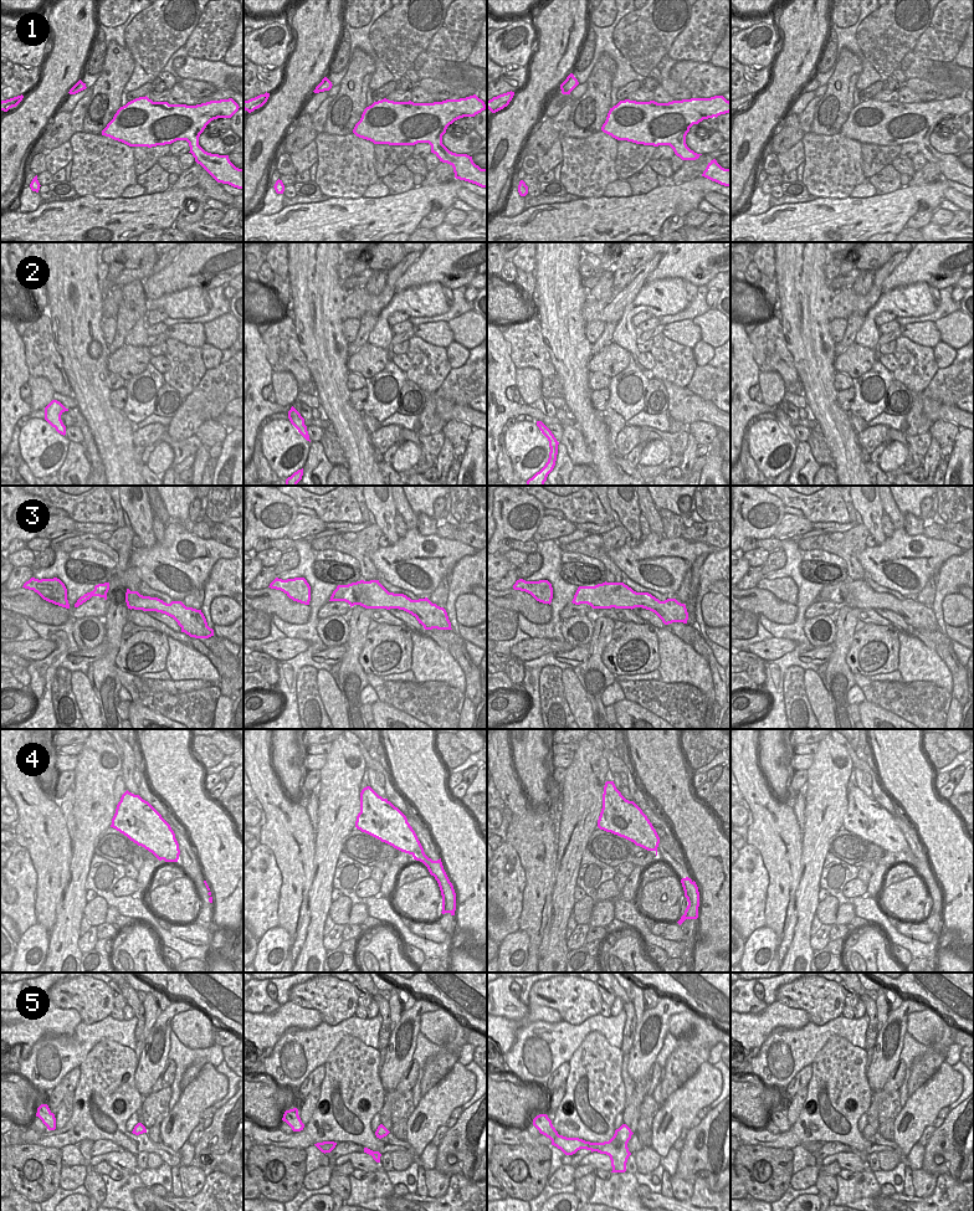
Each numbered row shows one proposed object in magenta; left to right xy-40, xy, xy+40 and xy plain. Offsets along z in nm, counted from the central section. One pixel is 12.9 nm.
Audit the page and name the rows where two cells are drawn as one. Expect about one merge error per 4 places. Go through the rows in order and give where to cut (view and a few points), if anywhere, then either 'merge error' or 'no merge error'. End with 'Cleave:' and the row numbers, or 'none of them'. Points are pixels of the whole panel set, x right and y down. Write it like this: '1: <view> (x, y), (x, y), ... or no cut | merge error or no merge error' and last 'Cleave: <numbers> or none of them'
1: no cut | no merge error
2: no cut | no merge error
3: xy-40 (91, 591), (93, 595) | merge error
4: no cut | no merge error
5: no cut | no merge error
Cleave: 3

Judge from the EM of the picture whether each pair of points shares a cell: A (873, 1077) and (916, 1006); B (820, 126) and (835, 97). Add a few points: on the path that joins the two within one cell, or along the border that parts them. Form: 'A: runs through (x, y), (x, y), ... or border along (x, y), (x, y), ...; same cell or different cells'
A: runs through (891, 1057), (900, 1045), (902, 1019); same cell
B: runs through (828, 121), (835, 104); same cell

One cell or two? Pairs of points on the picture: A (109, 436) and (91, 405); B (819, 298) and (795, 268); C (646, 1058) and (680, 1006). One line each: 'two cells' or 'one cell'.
A: one cell
B: one cell
C: one cell

